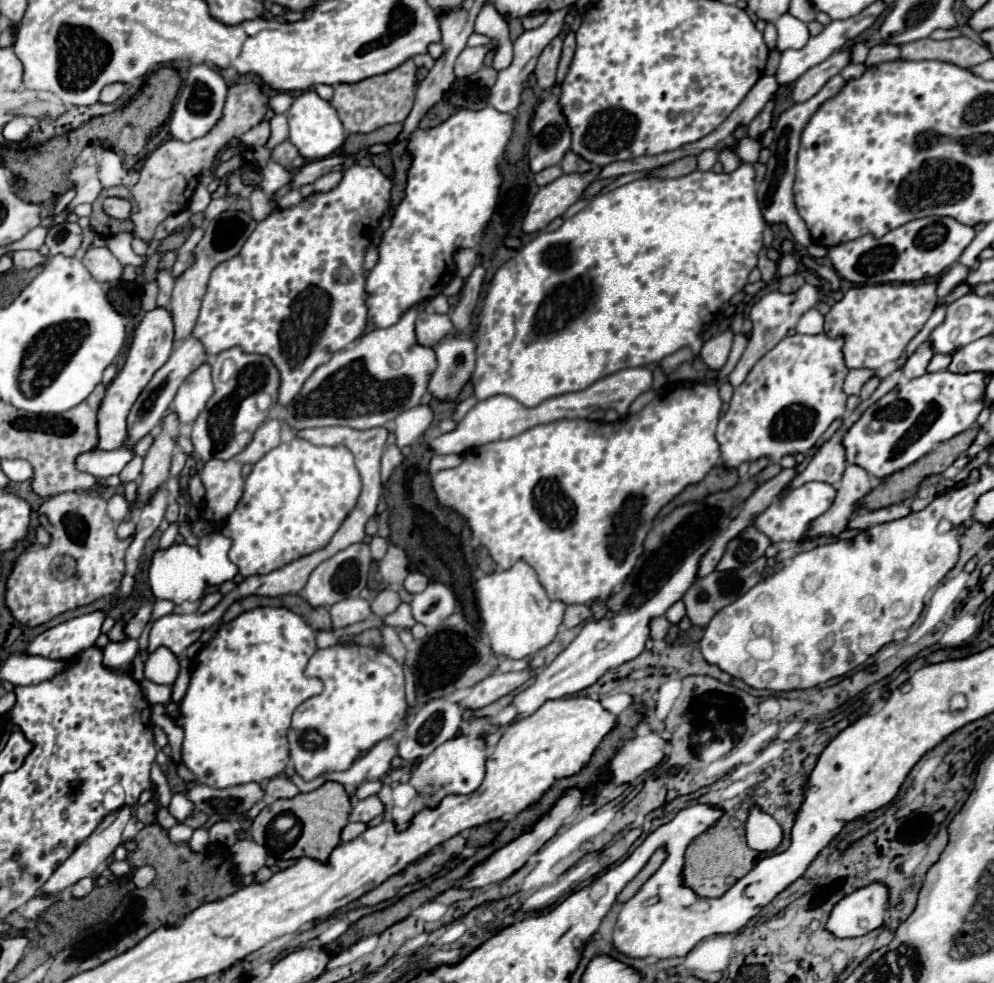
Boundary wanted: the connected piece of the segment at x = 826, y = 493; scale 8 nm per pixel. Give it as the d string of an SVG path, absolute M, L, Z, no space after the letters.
M806 482L800 488L792 490L786 498L780 498L772 502L762 514L754 518L754 526L764 532L772 542L800 542L802 536L810 530L810 522L822 516L834 502L836 498L836 488L826 482Z

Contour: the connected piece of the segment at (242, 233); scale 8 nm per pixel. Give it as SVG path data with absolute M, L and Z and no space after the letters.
M234 208L224 210L218 218L214 218L212 222L206 224L204 228L204 236L198 242L198 246L194 248L194 262L182 272L182 276L176 278L174 284L174 292L172 292L172 302L170 302L170 310L172 310L172 318L174 318L174 328L176 328L176 340L182 340L186 336L190 336L196 320L198 320L198 312L200 312L200 302L202 296L206 292L206 284L210 278L210 272L224 260L236 256L240 252L240 248L244 246L244 242L248 240L248 236L254 232L256 228L256 220L248 214L248 212L240 212Z

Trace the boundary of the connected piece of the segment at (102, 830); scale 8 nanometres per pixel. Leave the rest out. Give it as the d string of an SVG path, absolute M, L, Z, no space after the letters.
M122 806L122 808L114 810L112 814L108 814L108 818L104 818L104 822L100 822L100 826L74 850L74 854L56 868L56 872L52 874L52 878L44 884L42 892L46 892L46 894L58 894L58 892L70 888L80 878L86 878L88 874L94 874L100 868L100 864L108 856L112 856L114 848L122 842L122 832L124 832L124 828L126 828L126 824L128 824L130 818L132 818L132 806Z

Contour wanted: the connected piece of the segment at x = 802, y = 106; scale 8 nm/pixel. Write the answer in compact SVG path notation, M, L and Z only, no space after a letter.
M834 76L810 100L794 104L786 112L780 114L780 118L776 120L776 126L774 126L774 140L770 144L770 160L766 164L766 174L764 174L764 180L758 184L758 202L760 202L760 210L762 210L762 216L764 216L766 224L770 224L770 226L786 224L790 228L794 240L800 246L804 246L804 248L812 244L812 238L808 234L808 228L806 228L804 220L796 212L794 196L792 196L792 184L794 184L794 170L796 170L796 154L798 154L798 146L800 146L800 134L802 134L804 126L808 124L808 120L812 118L812 114L820 108L820 104L826 102L828 98L836 96L844 84L846 84L844 78Z

